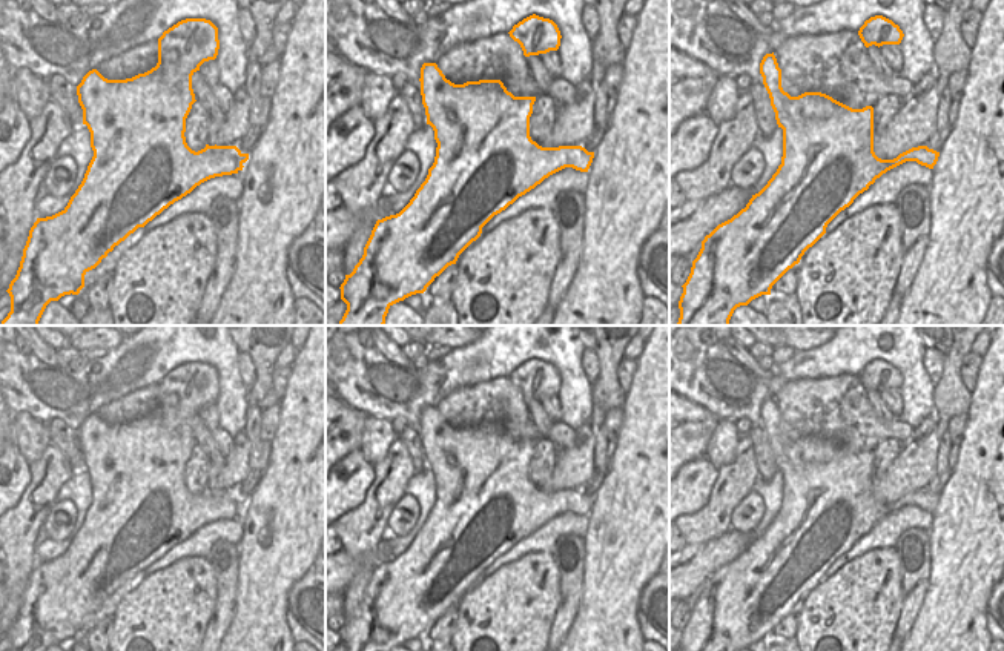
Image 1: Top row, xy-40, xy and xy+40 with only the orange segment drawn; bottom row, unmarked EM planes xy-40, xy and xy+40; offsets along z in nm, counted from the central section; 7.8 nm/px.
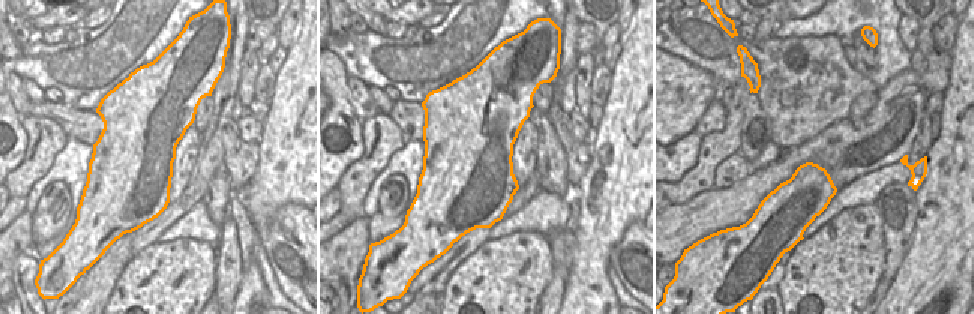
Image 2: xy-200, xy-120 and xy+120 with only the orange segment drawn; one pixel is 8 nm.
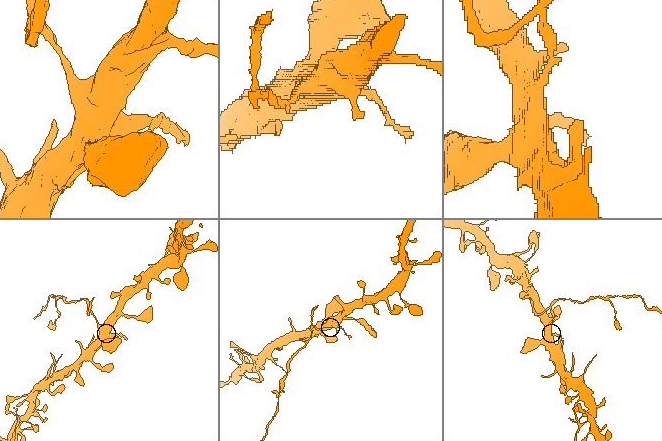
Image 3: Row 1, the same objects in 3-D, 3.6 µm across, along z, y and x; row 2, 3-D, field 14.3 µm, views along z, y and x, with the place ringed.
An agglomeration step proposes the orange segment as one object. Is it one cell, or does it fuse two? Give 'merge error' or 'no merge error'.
merge error

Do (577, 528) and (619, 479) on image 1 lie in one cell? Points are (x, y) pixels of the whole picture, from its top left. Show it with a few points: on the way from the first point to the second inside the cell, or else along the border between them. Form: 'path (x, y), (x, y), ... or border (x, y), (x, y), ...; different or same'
border (588, 516), (588, 525), (582, 538); different

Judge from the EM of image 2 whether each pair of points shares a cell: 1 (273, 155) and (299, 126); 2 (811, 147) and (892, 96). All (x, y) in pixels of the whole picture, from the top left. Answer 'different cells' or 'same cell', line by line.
1: same cell
2: same cell

